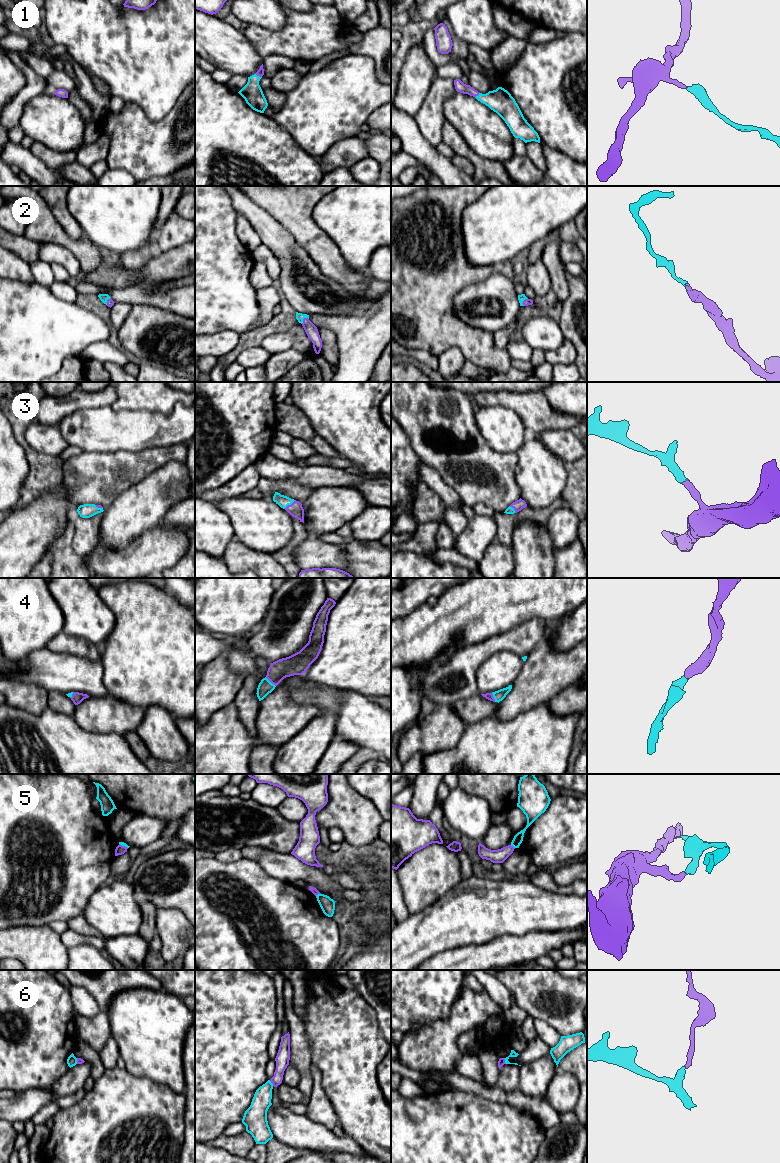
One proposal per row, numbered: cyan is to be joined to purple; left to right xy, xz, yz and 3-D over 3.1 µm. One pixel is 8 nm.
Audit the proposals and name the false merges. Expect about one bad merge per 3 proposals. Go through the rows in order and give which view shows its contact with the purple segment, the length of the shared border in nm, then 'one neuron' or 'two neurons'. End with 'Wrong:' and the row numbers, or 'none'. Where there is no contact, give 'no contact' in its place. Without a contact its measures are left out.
1: meets purple in xz; contact 70 nm long; one neuron
2: meets purple in xz; contact 80 nm long; one neuron
3: meets purple in xz; contact 120 nm long; one neuron
4: meets purple in xz; contact 120 nm long; one neuron
5: meets purple in yz; contact 50 nm long; two neurons
6: meets purple in xz; contact 60 nm long; two neurons
Wrong: 5, 6

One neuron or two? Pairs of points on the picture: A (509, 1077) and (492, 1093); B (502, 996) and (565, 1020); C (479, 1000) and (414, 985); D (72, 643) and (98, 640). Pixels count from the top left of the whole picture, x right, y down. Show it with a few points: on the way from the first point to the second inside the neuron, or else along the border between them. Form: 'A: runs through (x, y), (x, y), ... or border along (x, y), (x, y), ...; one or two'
A: border along (496, 1086), (506, 1091), (517, 1089); two
B: border along (498, 980), (510, 993); two
C: border along (464, 983), (448, 1016); two
D: border along (67, 633), (84, 638), (99, 648); two

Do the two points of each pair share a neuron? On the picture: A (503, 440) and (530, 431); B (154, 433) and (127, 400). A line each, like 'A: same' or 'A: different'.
A: different
B: different

